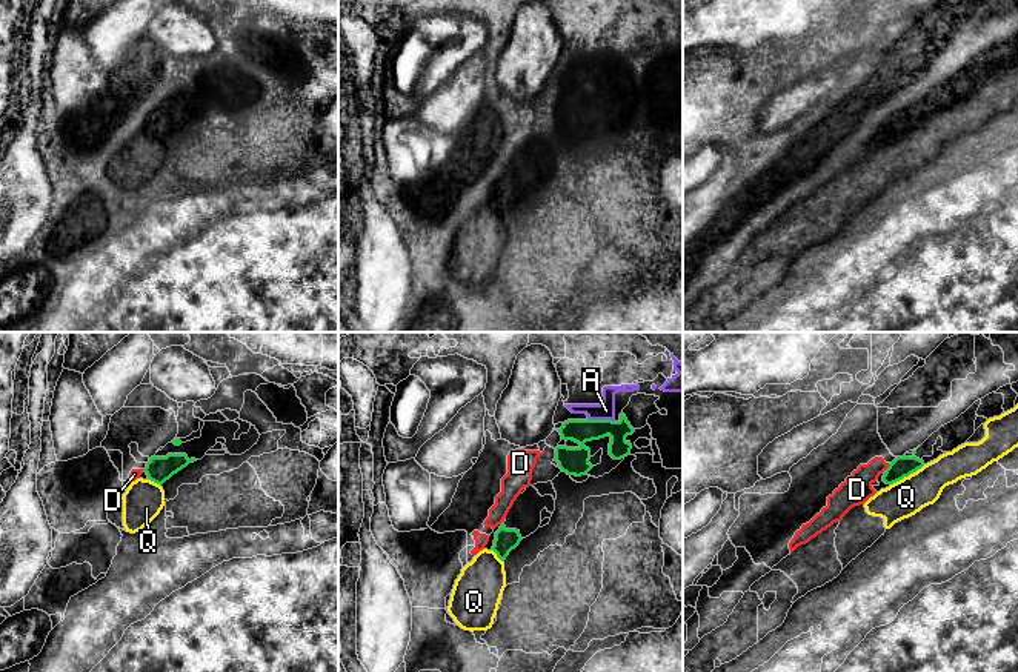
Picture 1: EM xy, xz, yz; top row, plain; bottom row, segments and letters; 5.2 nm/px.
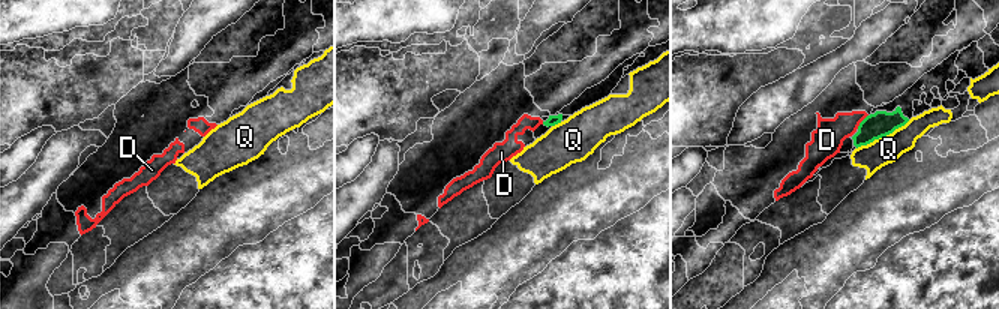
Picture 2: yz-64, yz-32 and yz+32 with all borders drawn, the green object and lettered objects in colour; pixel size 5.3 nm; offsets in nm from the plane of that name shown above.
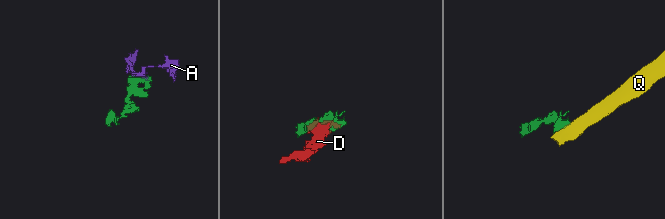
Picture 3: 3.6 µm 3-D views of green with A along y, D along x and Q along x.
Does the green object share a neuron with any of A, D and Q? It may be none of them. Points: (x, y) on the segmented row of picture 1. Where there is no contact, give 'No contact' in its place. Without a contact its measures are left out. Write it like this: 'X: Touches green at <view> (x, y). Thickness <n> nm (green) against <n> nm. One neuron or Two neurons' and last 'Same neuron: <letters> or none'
A: Touches green at xz (602, 420). Thickness 140 nm (green) against 100 nm. One neuron
D: Touches green at yz (889, 466). Thickness 110 nm (green) against 160 nm. Two neurons
Q: Touches green at yz (908, 475). Thickness 110 nm (green) against 190 nm. Two neurons
Same neuron: A

